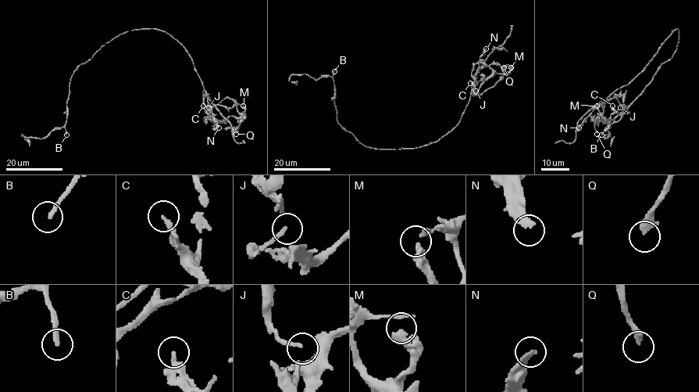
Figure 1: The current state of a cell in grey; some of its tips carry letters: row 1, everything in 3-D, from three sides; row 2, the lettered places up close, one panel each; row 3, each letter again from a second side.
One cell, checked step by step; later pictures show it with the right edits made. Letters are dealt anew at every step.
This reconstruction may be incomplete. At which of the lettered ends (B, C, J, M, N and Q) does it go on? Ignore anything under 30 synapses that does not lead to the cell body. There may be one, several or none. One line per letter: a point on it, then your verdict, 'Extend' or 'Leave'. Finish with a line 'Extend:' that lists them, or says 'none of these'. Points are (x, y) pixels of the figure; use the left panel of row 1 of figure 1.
B: Place: (66, 134). Extend
C: Place: (203, 106). Leave
J: Place: (208, 107). Leave
M: Place: (243, 106). Leave
N: Place: (219, 127). Leave
Q: Place: (236, 134). Extend
Extend: B, Q

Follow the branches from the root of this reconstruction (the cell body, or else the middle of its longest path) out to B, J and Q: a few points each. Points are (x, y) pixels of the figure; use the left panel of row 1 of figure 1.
B: (137, 30), (121, 33), (106, 42), (74, 72), (70, 80), (66, 102), (66, 134)
J: (137, 30), (158, 29), (171, 34), (185, 48), (209, 98), (204, 95), (204, 104), (208, 107)
Q: (137, 30), (158, 29), (185, 48), (208, 98), (214, 104), (226, 107), (234, 104), (243, 116), (236, 134)

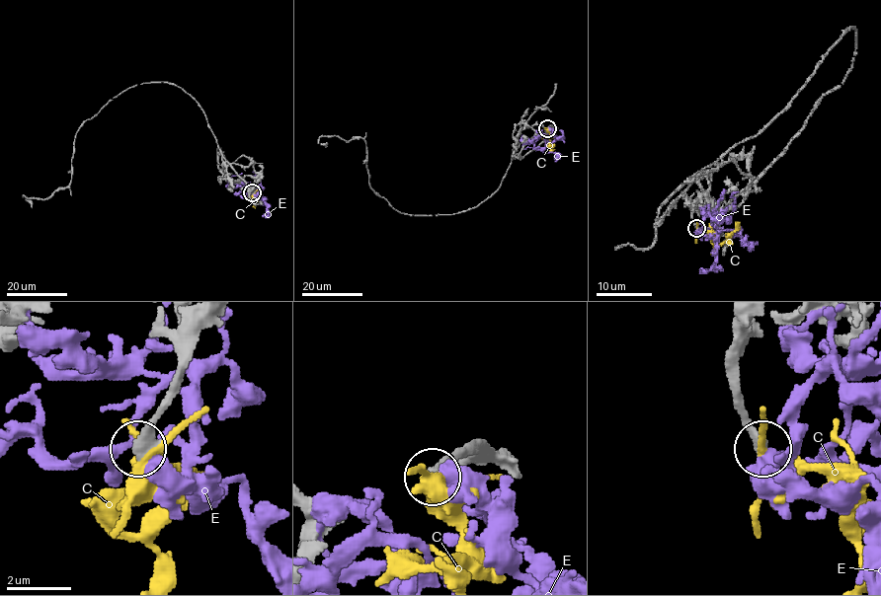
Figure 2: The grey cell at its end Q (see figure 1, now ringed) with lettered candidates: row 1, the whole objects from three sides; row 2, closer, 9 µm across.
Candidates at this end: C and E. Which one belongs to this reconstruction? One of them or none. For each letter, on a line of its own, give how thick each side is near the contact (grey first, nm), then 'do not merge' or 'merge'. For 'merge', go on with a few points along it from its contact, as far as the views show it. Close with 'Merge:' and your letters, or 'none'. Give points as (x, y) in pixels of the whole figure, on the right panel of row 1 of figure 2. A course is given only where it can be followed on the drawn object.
C: 360 nm thick on the grey side, 240 nm on the other; do not merge
E: 360 nm thick on the grey side, 600 nm on the other; do not merge
Merge: none

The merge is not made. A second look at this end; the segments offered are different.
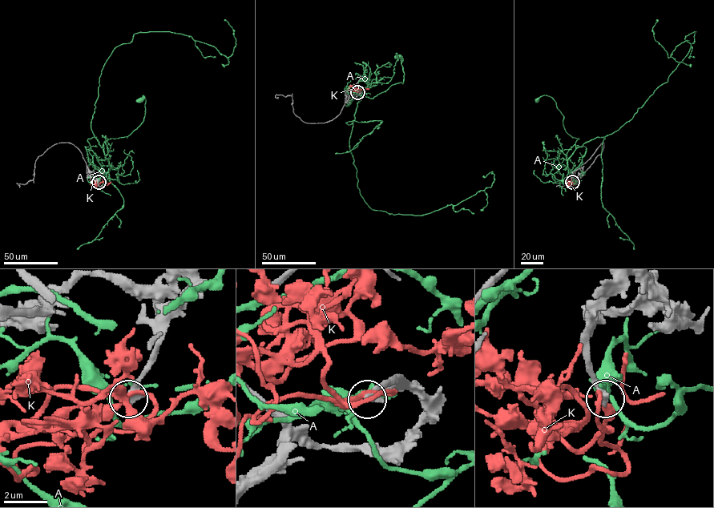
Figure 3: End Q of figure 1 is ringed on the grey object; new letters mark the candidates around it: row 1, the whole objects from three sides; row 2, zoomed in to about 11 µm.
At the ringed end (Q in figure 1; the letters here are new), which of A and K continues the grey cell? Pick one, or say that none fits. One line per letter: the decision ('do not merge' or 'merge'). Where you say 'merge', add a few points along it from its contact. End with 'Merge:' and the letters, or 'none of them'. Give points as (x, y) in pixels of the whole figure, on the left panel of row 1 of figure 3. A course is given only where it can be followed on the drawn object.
A: do not merge
K: do not merge
Merge: none of them

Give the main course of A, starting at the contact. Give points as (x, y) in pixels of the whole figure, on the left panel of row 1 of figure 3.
A: (99, 181), (88, 176), (100, 178), (110, 169), (103, 143), (127, 136), (143, 121), (146, 98), (139, 100)

